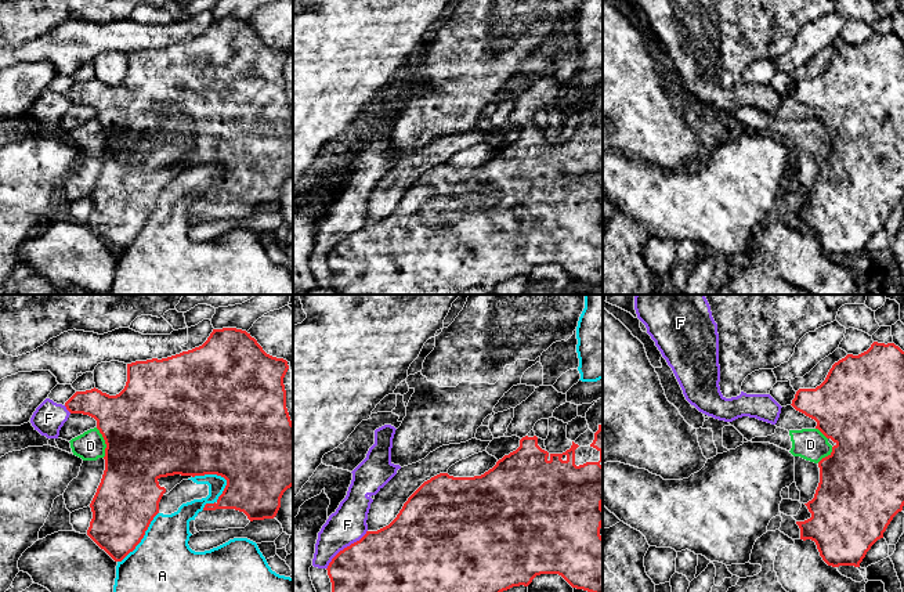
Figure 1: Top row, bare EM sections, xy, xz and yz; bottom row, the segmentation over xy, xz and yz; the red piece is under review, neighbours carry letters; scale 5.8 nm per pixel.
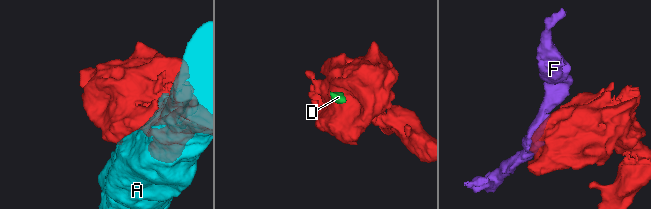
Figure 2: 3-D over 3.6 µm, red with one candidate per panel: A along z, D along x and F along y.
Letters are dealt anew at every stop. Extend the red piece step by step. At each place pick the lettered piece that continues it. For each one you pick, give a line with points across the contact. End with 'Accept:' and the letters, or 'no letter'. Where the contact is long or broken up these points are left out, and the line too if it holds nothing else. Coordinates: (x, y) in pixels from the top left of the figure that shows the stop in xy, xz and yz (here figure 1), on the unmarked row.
Accept: no letter

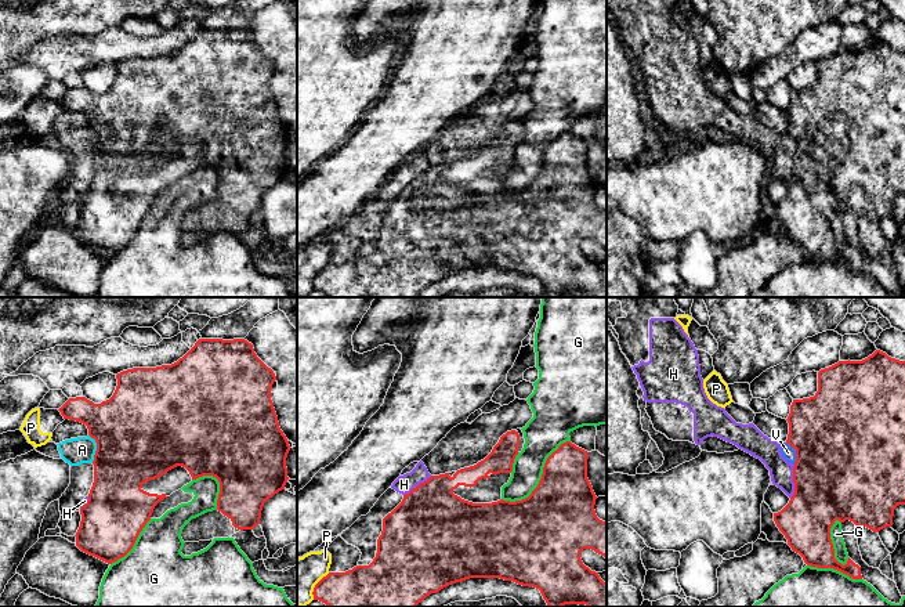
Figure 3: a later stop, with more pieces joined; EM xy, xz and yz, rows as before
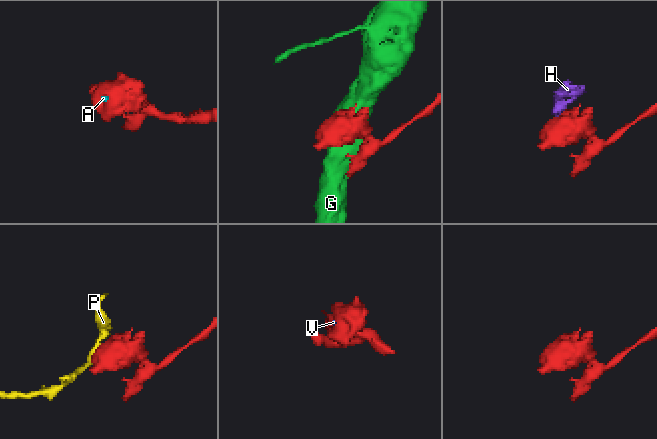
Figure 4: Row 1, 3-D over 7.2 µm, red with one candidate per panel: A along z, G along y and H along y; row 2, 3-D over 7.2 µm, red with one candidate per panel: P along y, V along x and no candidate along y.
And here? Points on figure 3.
Accept: no letter

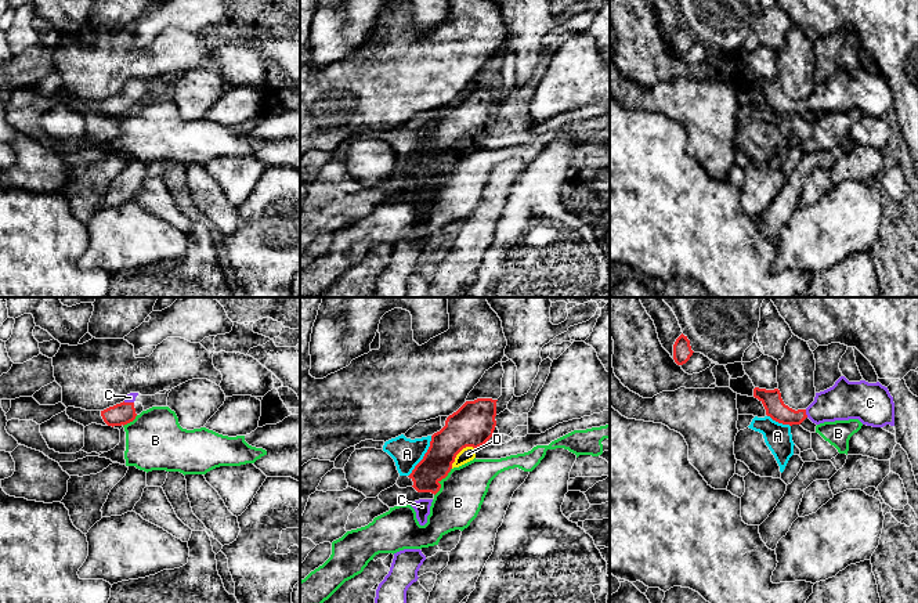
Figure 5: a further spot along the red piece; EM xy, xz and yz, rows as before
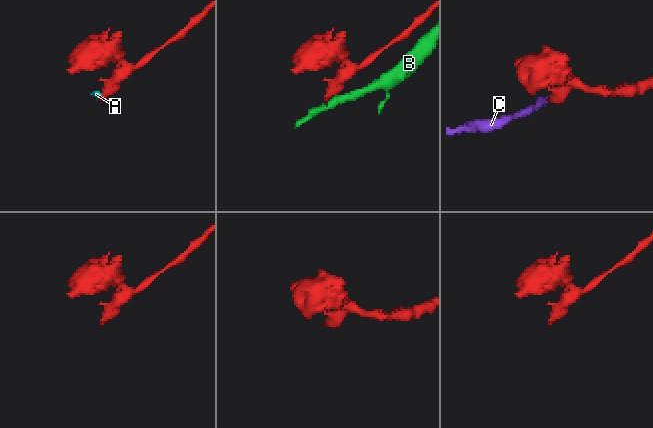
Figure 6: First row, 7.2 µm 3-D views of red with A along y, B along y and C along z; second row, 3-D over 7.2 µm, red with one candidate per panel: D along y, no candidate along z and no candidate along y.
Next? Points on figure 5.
C: across yz (772, 90), (785, 104), (805, 104), (817, 103), (845, 90)
Accept: C

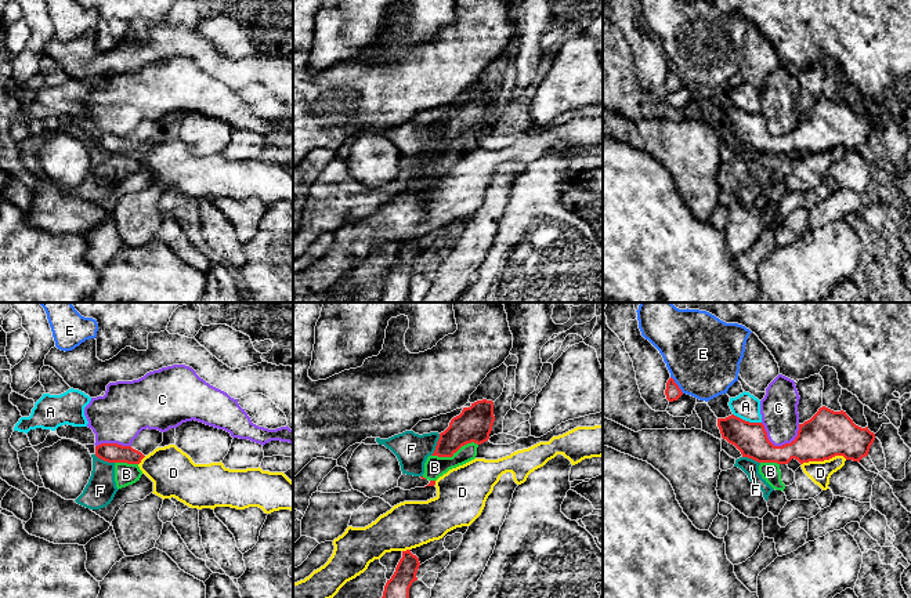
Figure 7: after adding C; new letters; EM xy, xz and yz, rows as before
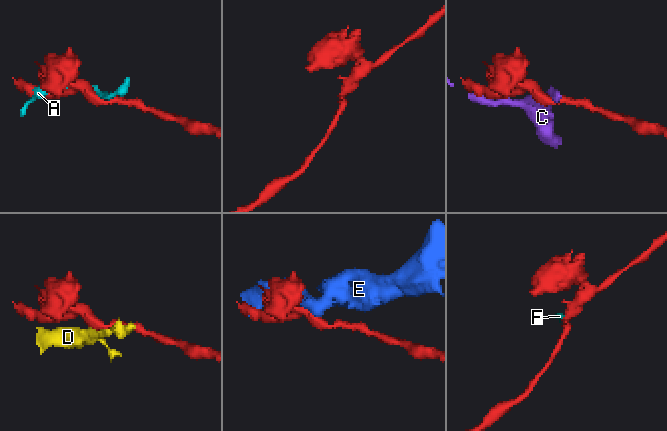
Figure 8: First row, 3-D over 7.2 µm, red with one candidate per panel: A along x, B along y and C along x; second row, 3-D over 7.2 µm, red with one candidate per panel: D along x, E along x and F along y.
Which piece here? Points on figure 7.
Accept: no letter

